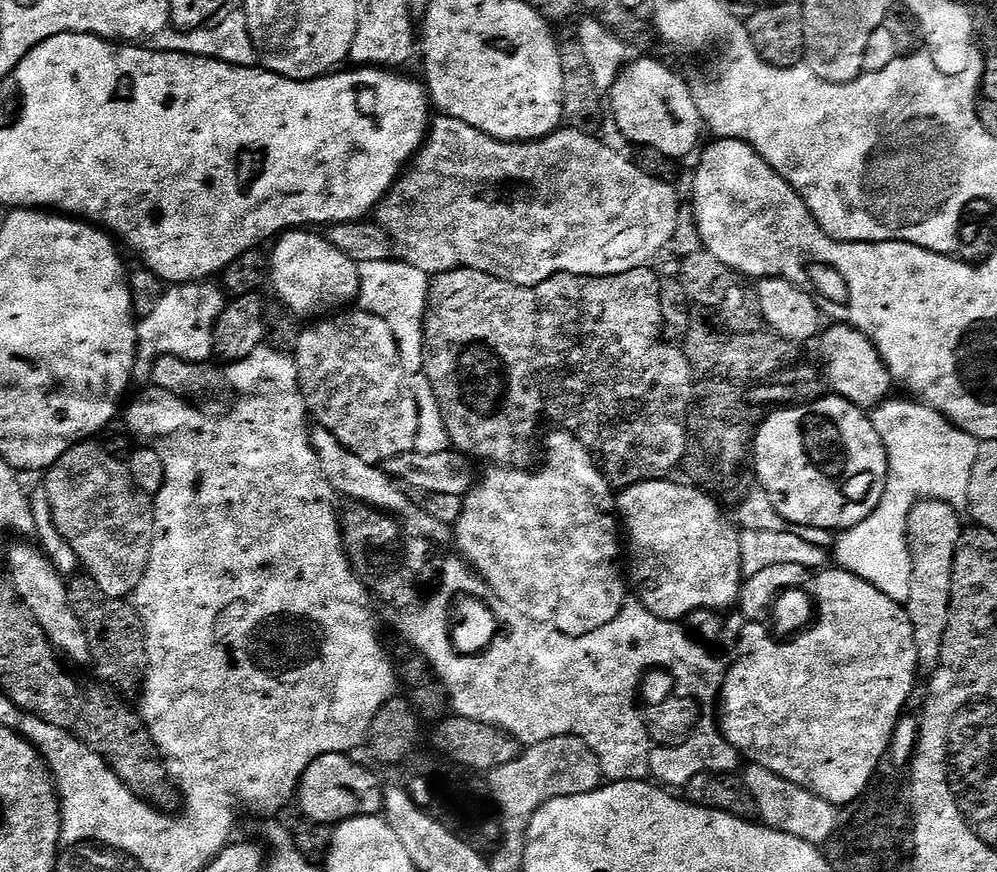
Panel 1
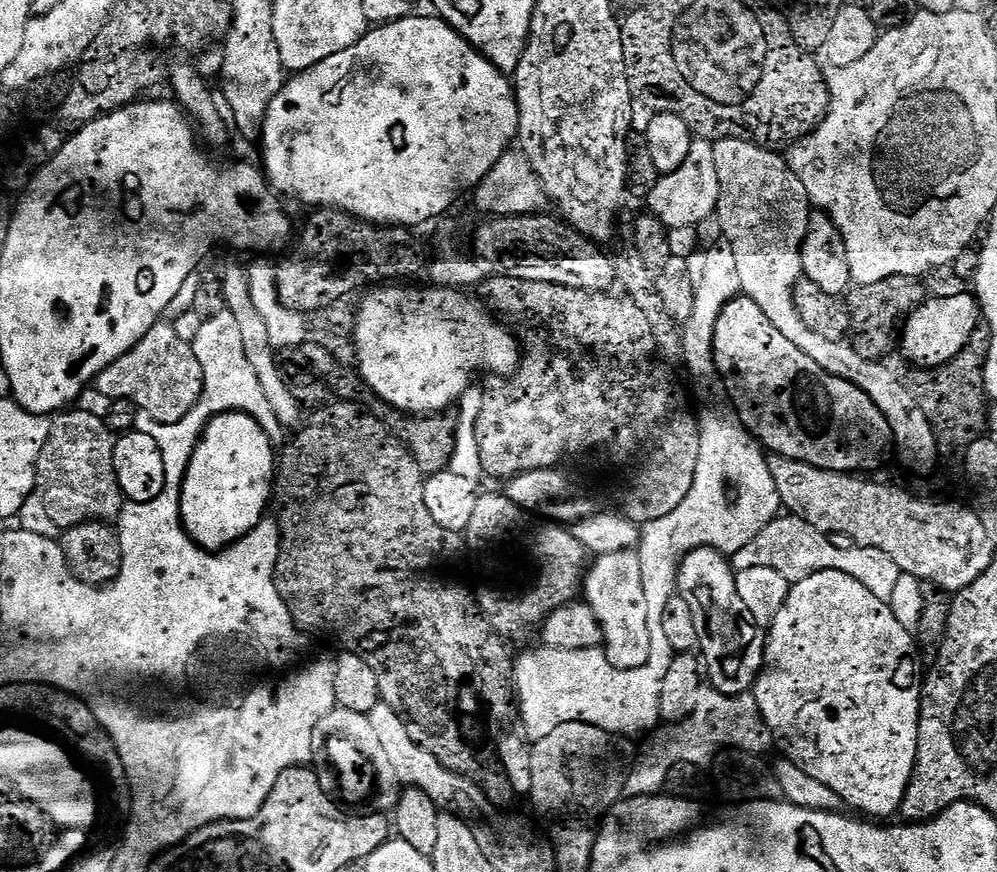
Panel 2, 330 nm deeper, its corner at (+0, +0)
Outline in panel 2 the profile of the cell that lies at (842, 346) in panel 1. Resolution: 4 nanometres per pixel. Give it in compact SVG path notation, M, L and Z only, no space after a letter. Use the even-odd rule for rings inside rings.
M971 291L960 292L957 296L944 296L941 300L928 298L905 319L898 348L901 353L904 351L906 359L913 360L920 368L944 368L958 358L958 354L962 354L981 322L980 301Z

